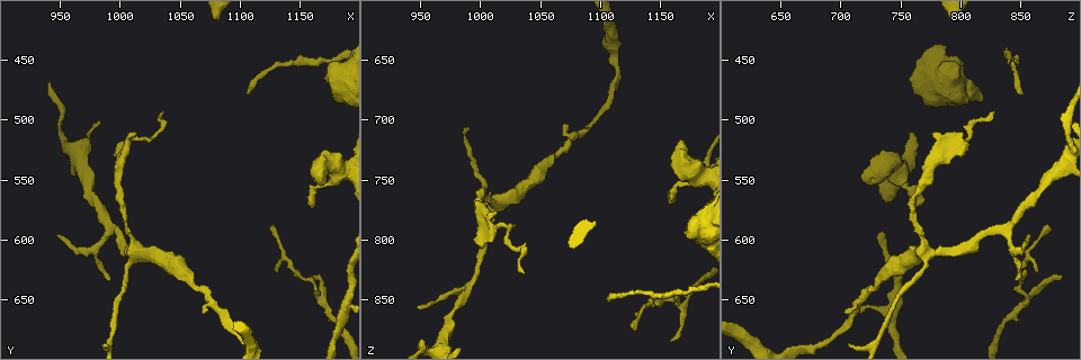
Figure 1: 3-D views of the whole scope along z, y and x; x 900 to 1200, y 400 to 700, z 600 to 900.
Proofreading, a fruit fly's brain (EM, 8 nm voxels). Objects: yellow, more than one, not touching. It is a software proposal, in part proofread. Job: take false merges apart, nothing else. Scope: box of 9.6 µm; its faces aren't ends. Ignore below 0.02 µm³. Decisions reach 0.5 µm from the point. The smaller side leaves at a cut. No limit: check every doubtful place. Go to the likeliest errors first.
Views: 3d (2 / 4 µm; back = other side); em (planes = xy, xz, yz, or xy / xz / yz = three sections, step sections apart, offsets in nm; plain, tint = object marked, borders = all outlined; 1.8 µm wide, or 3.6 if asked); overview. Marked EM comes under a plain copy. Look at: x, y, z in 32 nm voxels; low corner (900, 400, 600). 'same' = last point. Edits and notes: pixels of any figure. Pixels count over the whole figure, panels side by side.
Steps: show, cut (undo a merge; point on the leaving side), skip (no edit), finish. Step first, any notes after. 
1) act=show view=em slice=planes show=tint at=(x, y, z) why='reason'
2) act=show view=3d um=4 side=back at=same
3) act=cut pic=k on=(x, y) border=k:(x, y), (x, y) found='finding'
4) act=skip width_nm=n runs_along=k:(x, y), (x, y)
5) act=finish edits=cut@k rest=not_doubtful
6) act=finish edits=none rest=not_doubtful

act=show view=em slice=planes show=tint at=(994, 594, 834) why='side arm on a straight run'

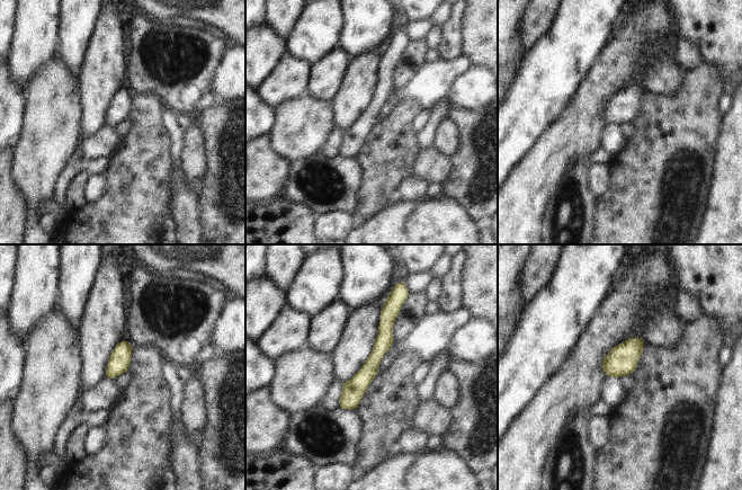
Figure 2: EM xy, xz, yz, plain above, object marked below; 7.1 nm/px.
act=skip width_nm=140 found='continuous, no second neuron'

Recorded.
act=show view=3d um=2 side=back at=(1016, 612, 772) why='four-way junction'

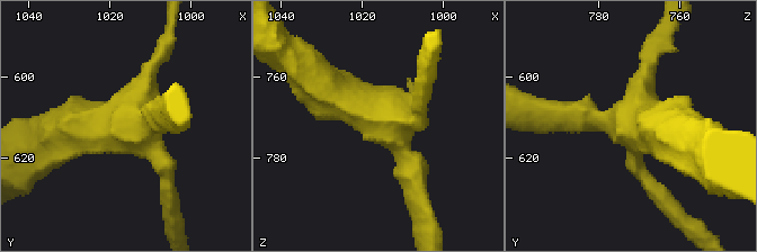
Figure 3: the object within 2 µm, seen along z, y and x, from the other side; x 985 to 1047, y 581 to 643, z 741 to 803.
act=show view=em um=3.6 slice=yz step=16 show=tint at=(1015, 611, 771)

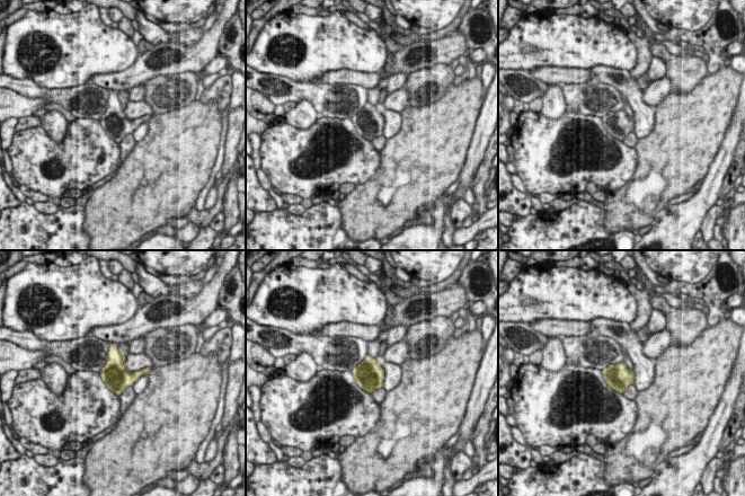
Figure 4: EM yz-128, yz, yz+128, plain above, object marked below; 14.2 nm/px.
act=skip width_nm=360 found='all the same neuron'

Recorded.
act=show view=em um=3.6 slice=planes show=tint at=(1180, 546, 748) why='thick turns thin'

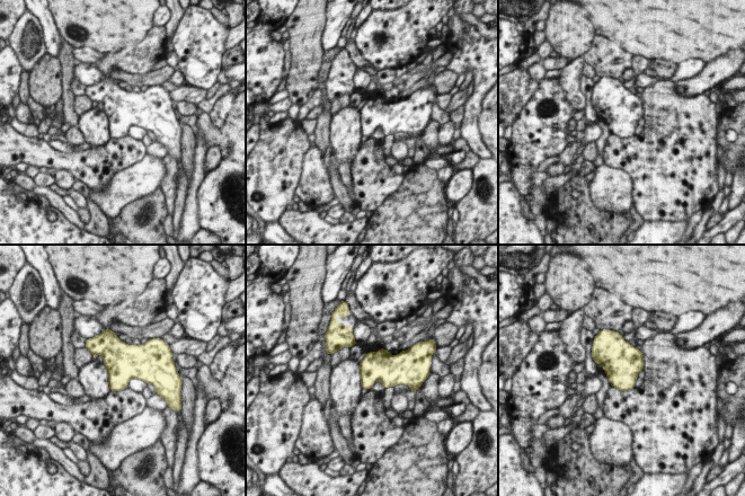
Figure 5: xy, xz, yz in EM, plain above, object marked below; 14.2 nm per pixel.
act=skip found='one neuron here'

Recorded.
act=show view=3d um=2 at=(1020, 516, 788) why='sharp bend'

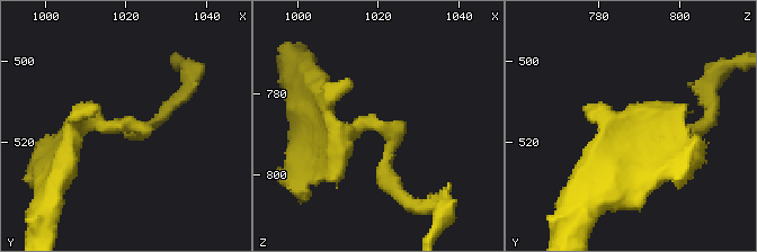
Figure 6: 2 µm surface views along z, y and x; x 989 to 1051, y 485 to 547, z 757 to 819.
act=show view=em slice=xz step=16 show=tint at=(1021, 516, 789)

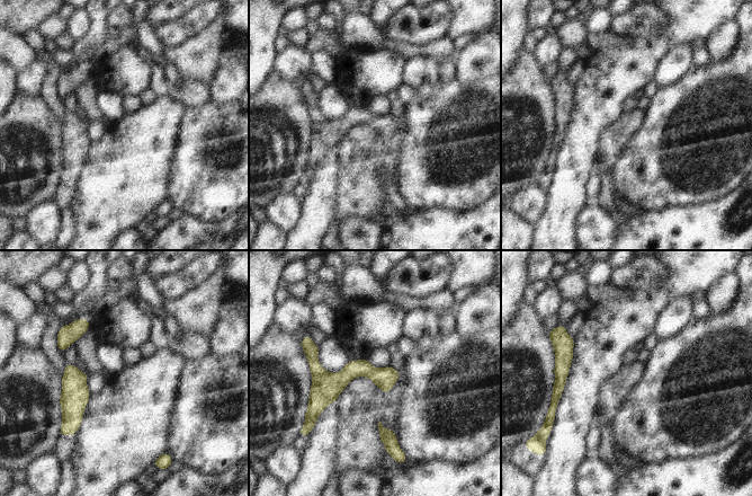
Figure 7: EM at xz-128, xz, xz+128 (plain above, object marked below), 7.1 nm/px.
act=skip width_nm=160 runs_along=7:(312, 353), (325, 378), (350, 371), (395, 378) found='all the same neuron'

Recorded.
act=finish edits=none rest=not_doubtful

